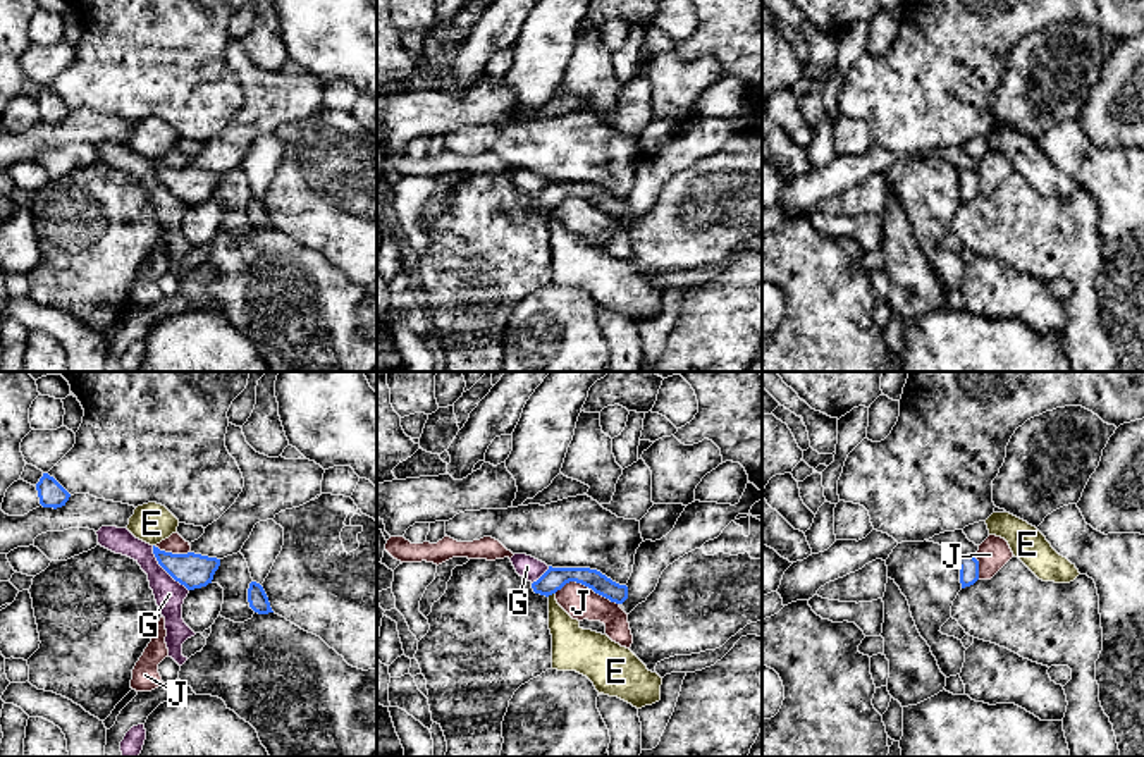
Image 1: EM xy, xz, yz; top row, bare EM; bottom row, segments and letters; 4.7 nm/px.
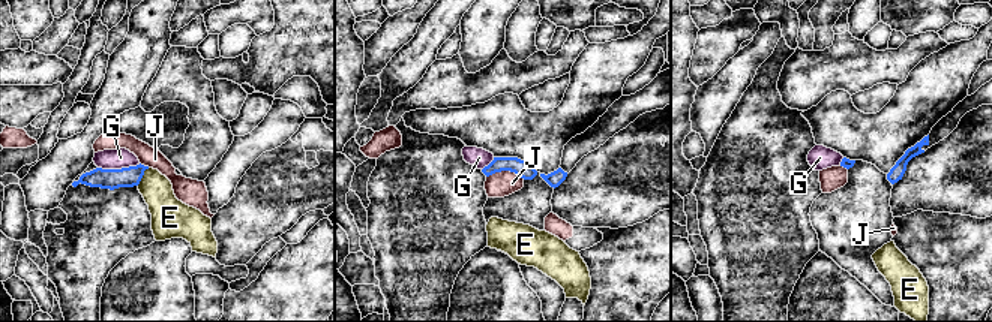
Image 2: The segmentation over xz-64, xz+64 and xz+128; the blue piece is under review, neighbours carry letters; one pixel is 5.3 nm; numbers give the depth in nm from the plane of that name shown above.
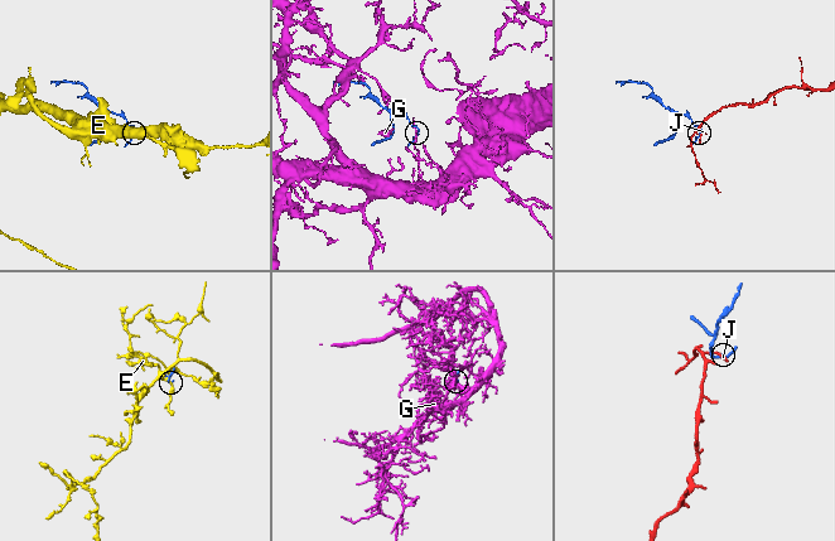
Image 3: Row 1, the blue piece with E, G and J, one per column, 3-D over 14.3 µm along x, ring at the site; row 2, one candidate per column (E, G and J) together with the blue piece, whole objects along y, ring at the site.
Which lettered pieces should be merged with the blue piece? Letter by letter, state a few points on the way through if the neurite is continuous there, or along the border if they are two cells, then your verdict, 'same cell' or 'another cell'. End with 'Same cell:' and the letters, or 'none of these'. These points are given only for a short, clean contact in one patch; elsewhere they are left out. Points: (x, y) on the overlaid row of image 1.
E: another cell
G: another cell
J: border xz (554, 592), (570, 582), (580, 582), (618, 604); another cell
Same cell: none of these

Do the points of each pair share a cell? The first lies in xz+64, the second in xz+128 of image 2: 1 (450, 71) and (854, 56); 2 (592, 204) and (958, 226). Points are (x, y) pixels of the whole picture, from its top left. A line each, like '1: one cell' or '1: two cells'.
1: one cell
2: two cells

